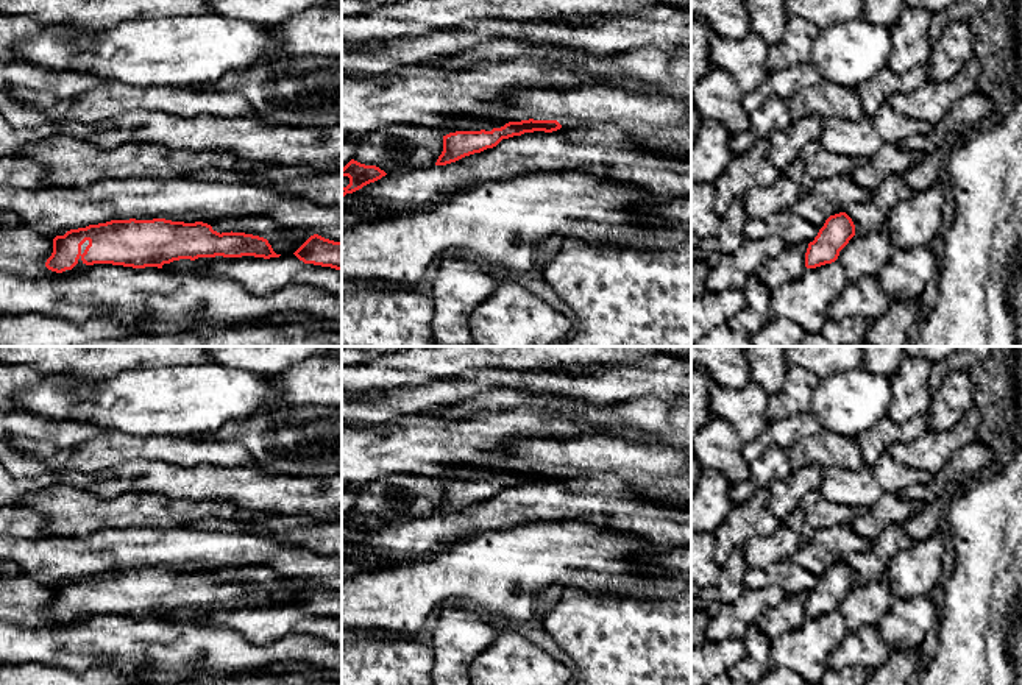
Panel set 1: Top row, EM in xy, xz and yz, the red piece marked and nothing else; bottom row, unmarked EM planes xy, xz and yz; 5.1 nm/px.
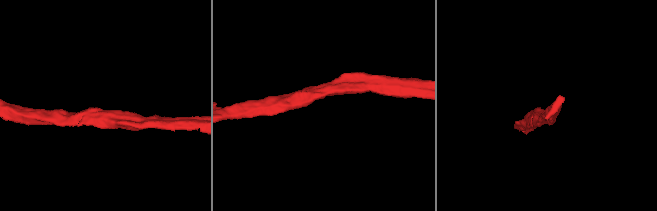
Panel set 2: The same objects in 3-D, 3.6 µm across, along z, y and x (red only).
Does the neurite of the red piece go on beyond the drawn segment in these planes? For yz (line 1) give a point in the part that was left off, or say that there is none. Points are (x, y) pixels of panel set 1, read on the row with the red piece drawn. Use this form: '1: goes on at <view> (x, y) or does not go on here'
1: does not go on here

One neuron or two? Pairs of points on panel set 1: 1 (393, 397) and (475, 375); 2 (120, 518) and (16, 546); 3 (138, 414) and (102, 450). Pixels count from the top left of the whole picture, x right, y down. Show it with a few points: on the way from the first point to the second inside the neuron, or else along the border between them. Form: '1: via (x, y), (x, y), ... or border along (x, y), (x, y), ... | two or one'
1: via (414, 397), (431, 397), (454, 390) | one
2: border along (95, 529), (86, 535), (46, 535) | two
3: border along (103, 429), (156, 436) | two

